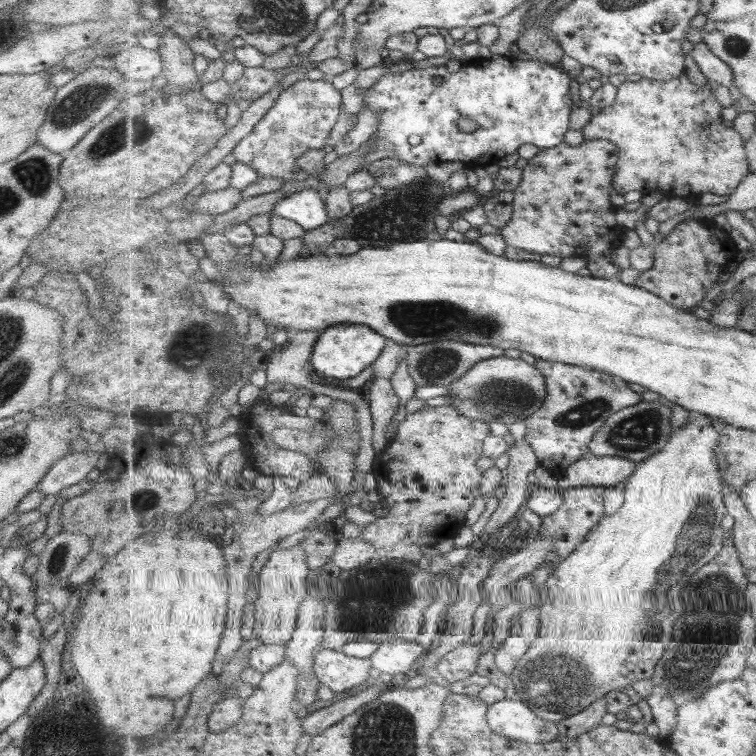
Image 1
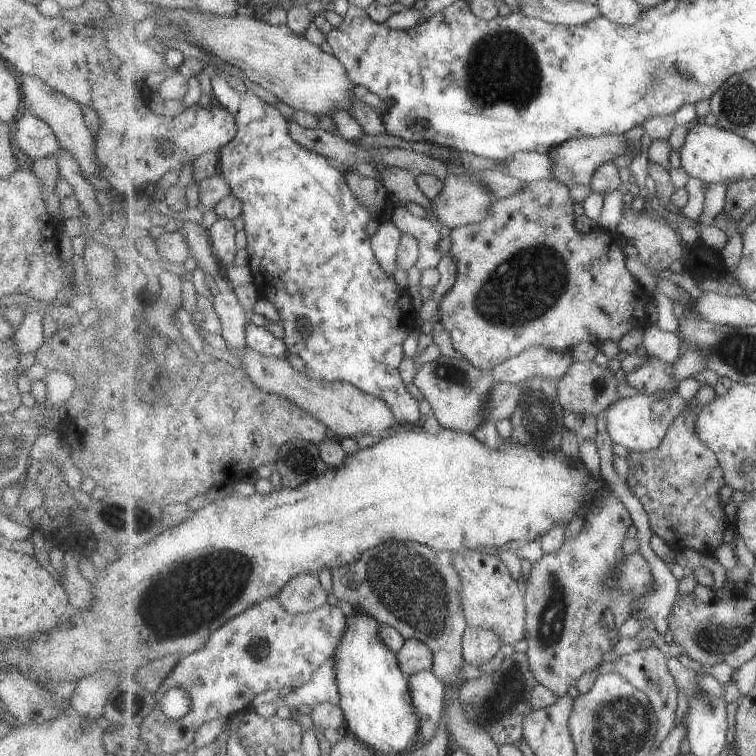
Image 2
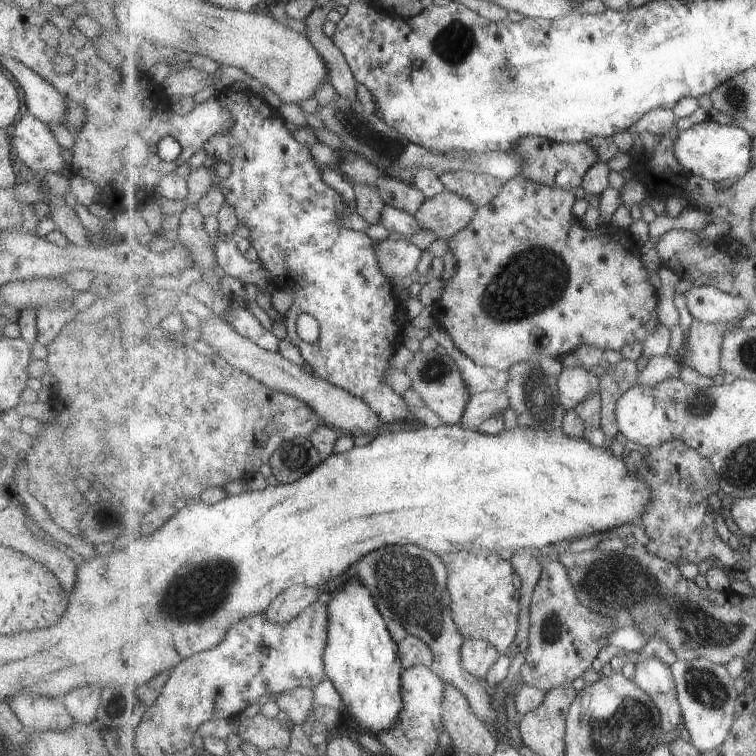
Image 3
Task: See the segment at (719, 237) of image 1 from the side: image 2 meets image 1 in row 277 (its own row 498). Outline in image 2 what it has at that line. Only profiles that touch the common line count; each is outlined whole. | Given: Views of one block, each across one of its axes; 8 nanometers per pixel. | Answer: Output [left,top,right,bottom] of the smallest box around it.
[627,383,729,555]

